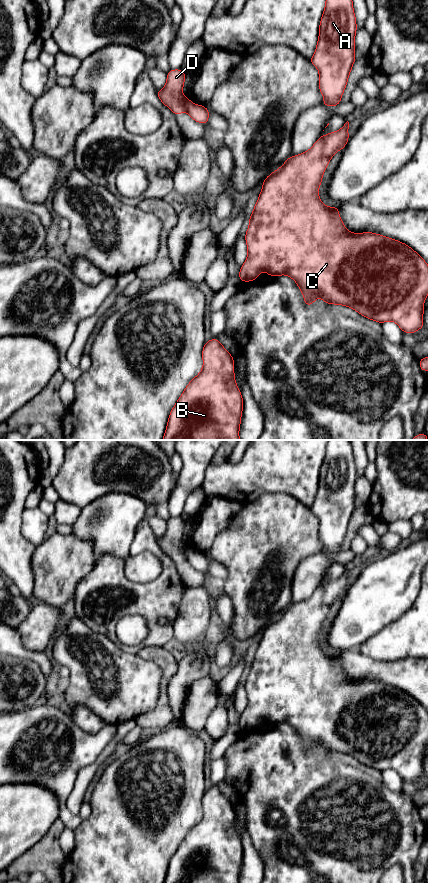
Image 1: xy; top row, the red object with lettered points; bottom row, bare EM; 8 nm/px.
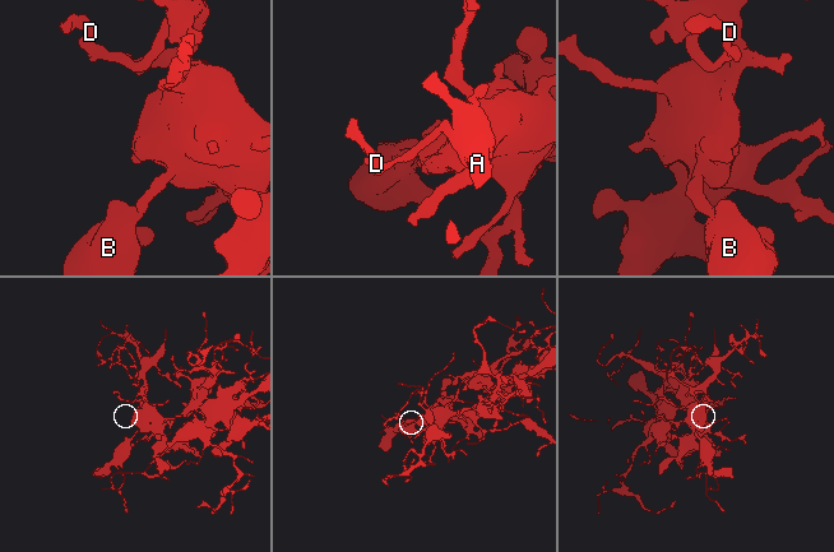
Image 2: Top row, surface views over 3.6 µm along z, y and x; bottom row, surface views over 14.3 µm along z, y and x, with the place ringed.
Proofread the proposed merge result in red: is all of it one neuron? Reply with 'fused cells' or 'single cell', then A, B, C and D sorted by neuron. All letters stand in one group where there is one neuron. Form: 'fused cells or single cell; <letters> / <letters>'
fused cells; A B C / D

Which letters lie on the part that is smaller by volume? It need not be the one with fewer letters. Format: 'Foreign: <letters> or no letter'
Foreign: D

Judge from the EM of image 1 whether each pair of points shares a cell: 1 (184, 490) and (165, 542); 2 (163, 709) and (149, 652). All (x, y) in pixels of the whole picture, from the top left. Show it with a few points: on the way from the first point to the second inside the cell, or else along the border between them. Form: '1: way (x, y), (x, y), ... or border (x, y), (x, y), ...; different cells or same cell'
1: border (171, 516), (180, 517); different cells
2: way (163, 694), (164, 665); same cell

